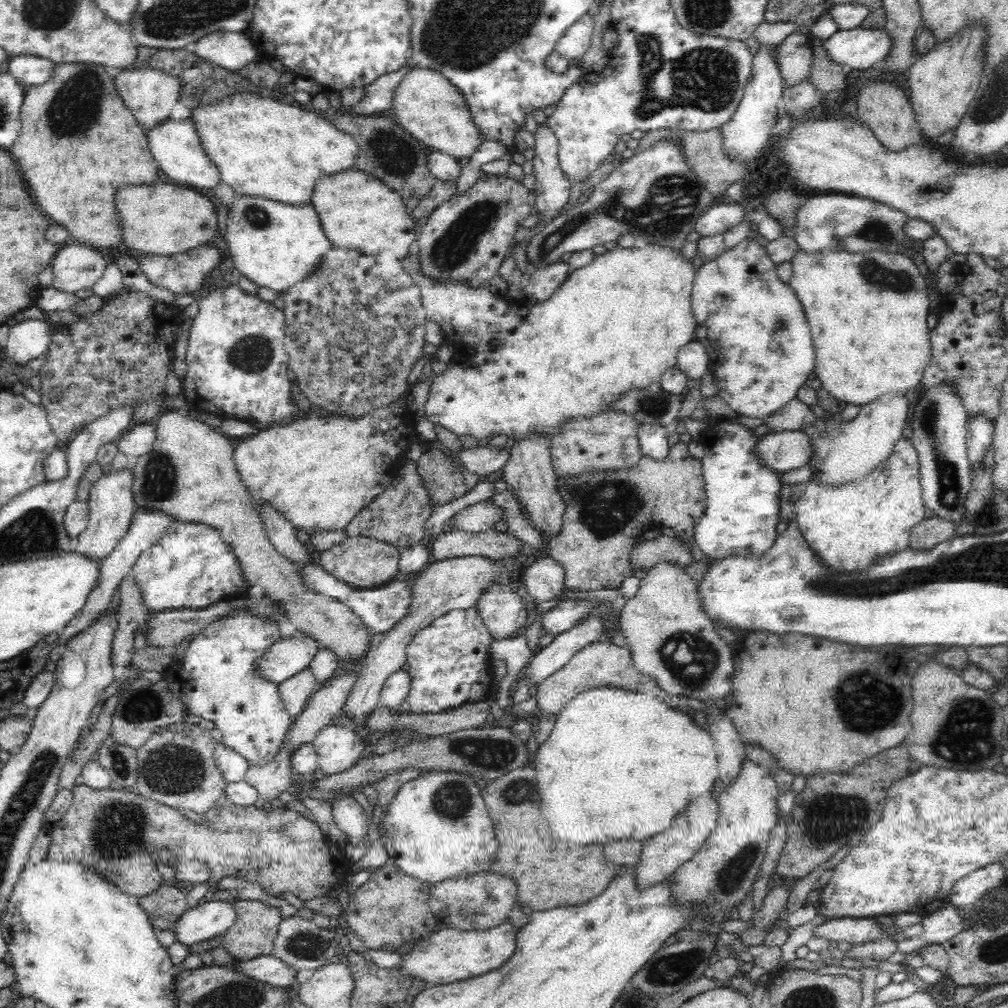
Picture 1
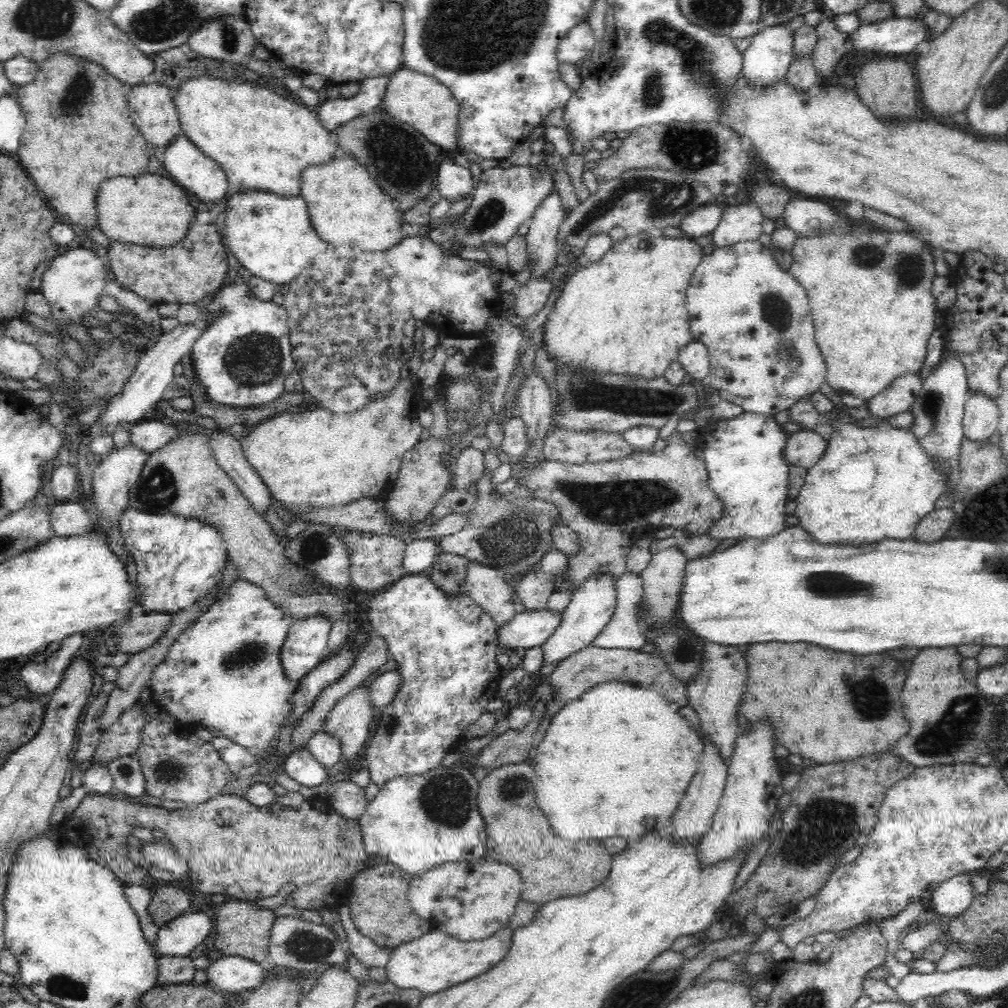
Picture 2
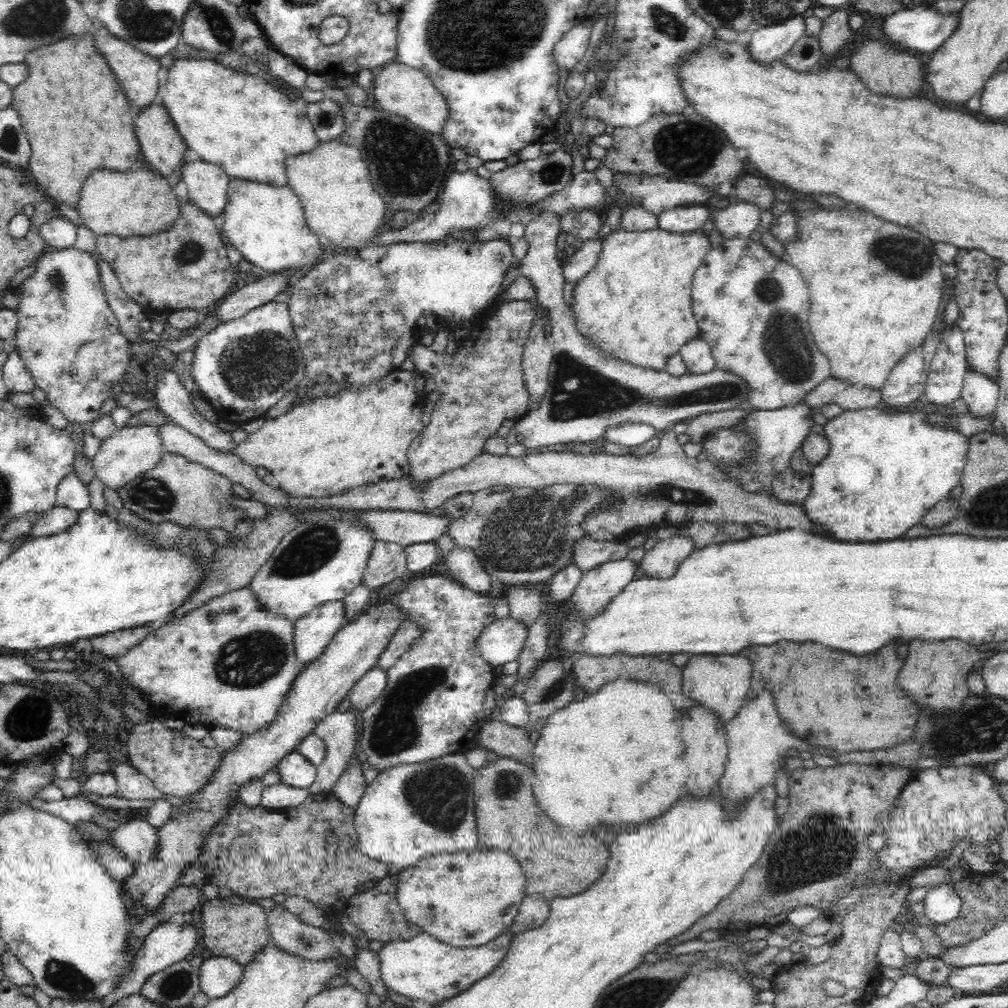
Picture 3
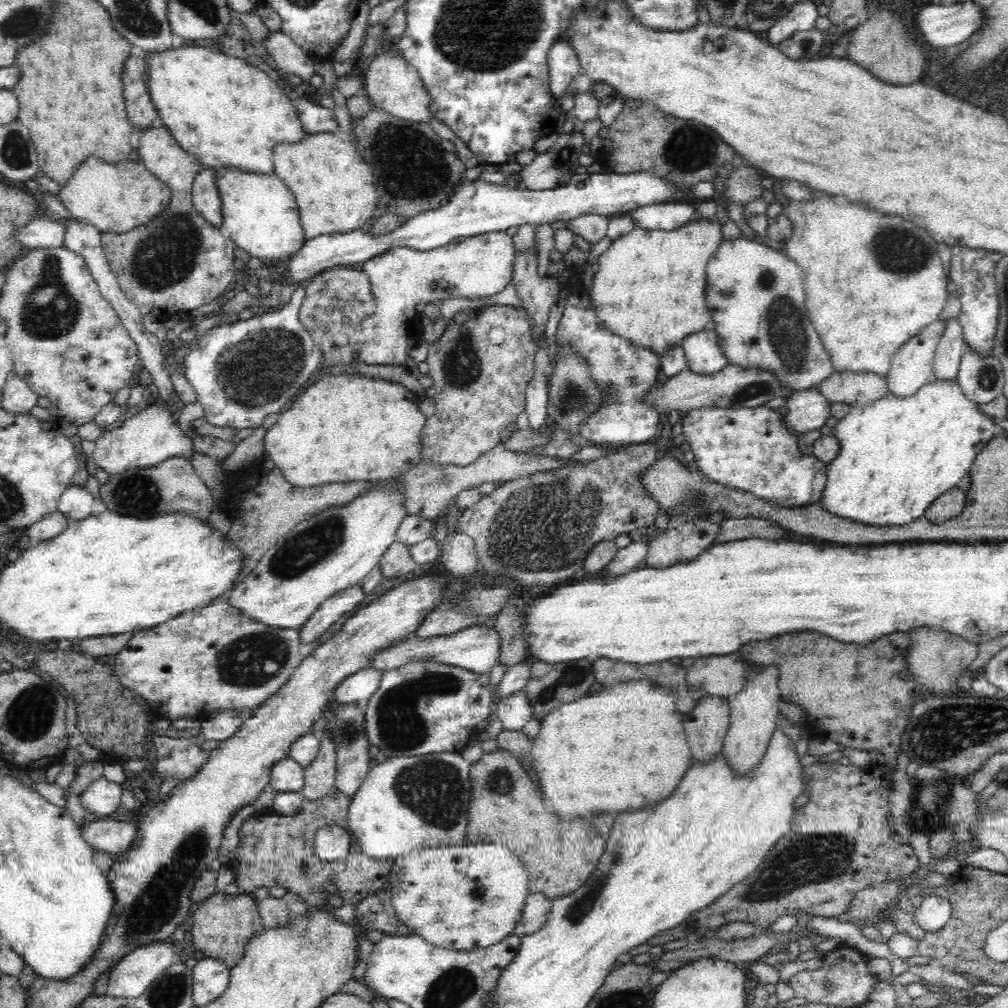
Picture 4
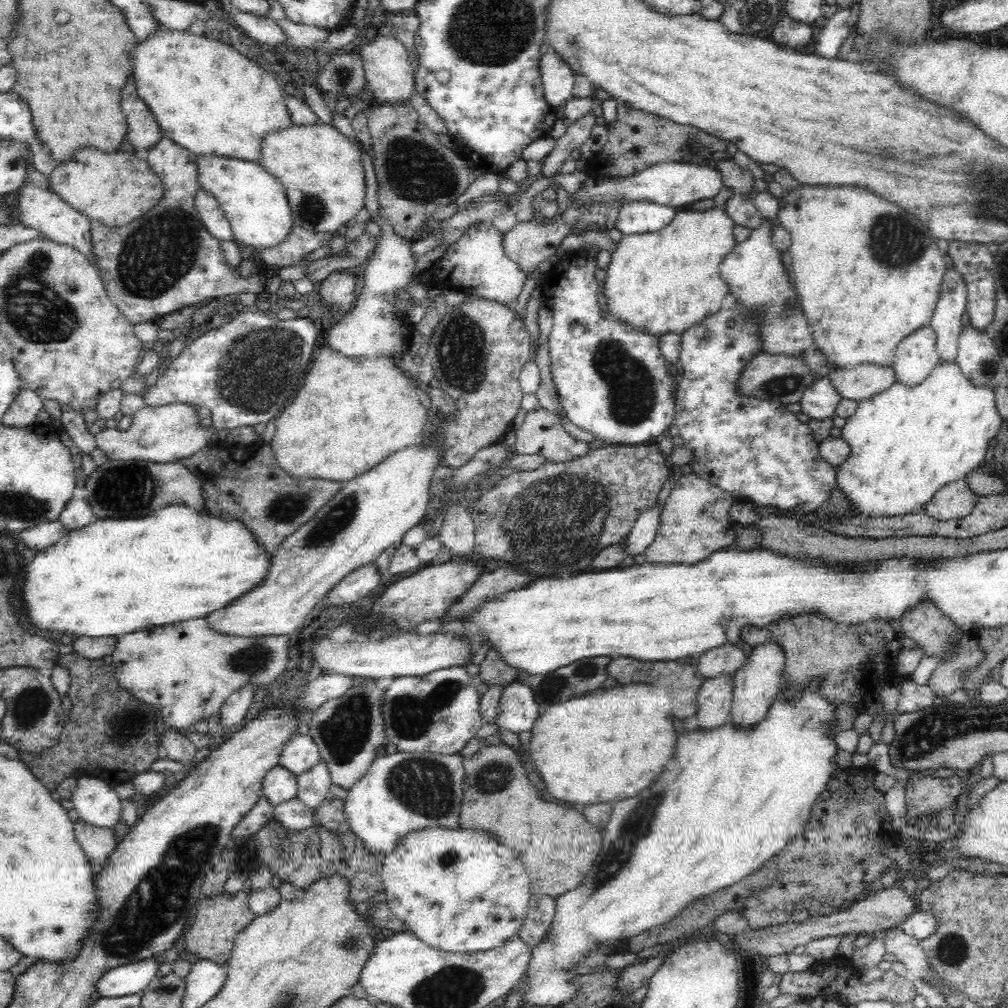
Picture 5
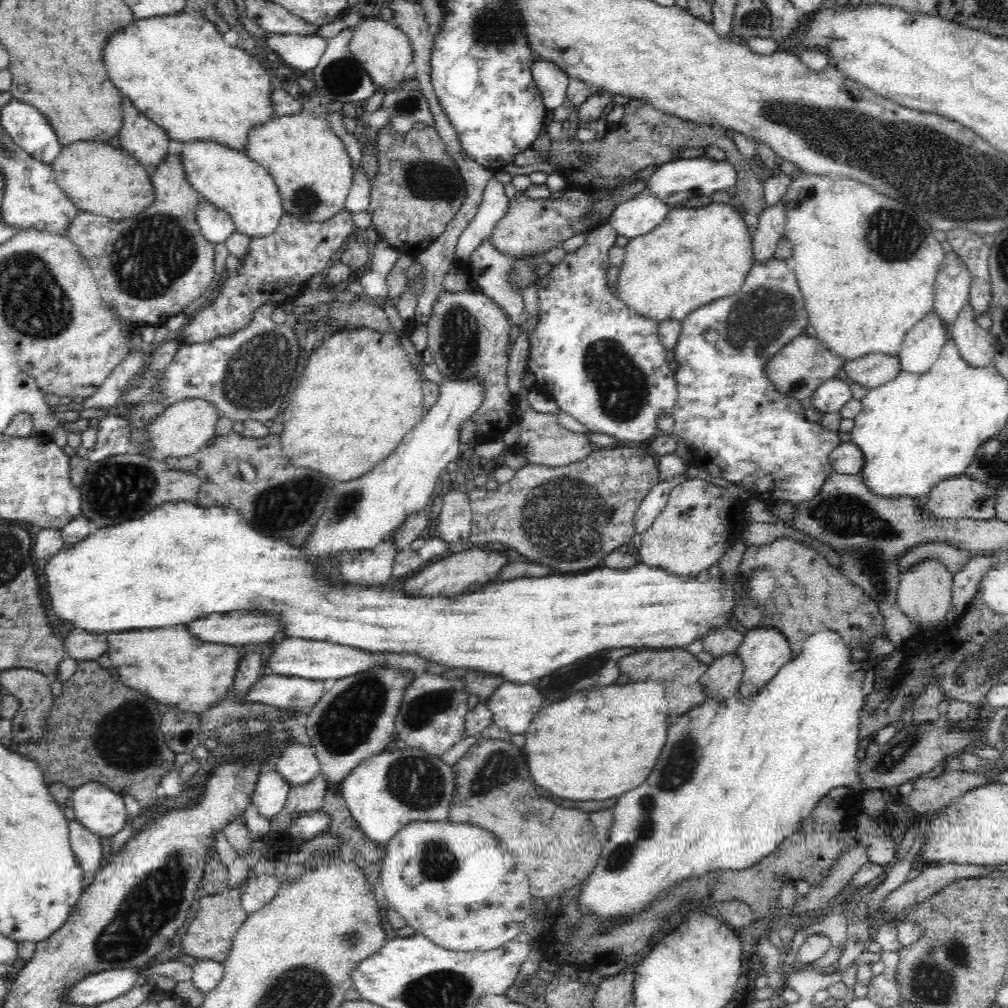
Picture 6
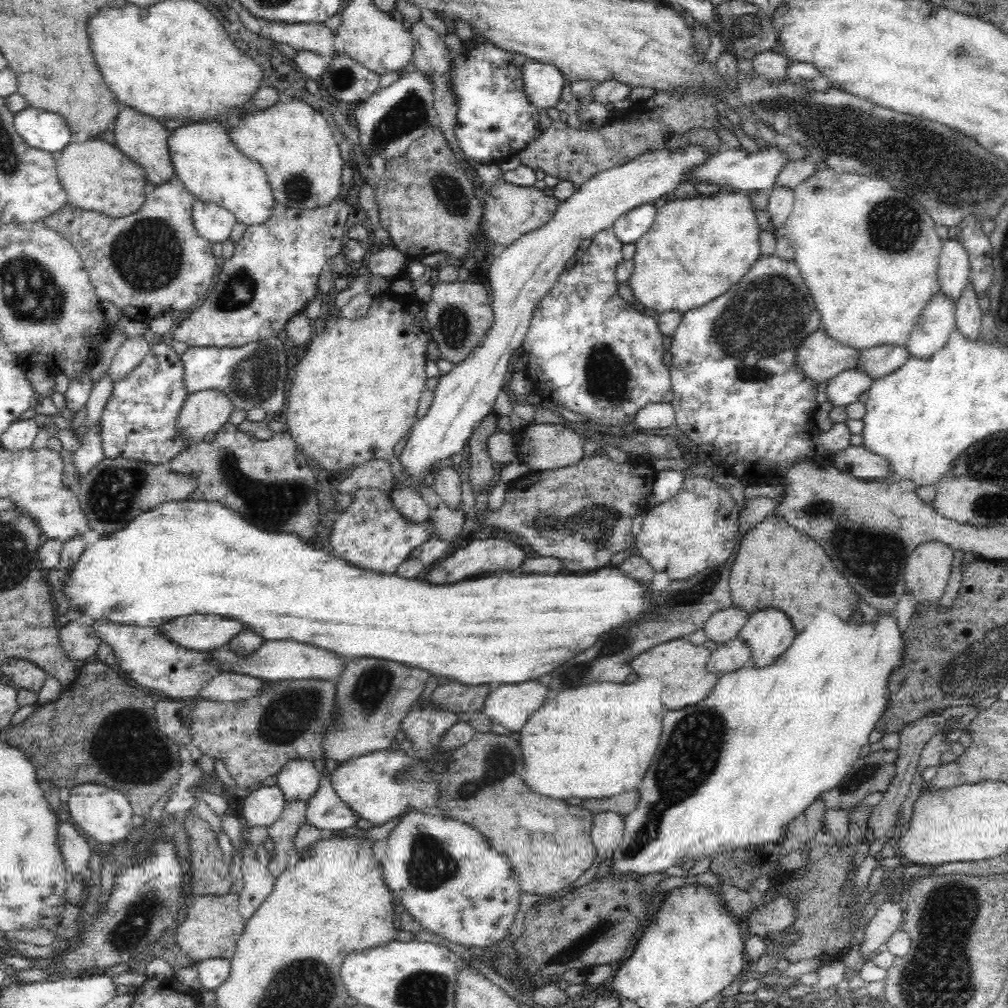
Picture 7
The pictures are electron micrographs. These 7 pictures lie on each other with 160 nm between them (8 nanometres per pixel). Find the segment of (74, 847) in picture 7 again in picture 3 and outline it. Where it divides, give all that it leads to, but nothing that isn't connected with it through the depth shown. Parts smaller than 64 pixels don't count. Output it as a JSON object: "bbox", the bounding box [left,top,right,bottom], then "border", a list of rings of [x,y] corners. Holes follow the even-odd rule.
{"bbox":[110,820,159,863],"border":[[[142,820],[122,824],[111,832],[110,843],[122,851],[128,860],[136,863],[150,863],[158,854],[159,837],[157,830]]]}

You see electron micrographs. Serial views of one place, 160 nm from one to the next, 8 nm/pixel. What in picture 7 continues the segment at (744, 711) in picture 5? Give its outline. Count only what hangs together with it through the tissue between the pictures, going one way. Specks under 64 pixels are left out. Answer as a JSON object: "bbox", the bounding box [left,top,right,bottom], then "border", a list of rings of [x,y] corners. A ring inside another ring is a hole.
{"bbox":[737,608,798,667],"border":[[[763,608],[747,618],[737,638],[750,647],[754,667],[767,667],[794,642],[798,633],[785,611]]]}

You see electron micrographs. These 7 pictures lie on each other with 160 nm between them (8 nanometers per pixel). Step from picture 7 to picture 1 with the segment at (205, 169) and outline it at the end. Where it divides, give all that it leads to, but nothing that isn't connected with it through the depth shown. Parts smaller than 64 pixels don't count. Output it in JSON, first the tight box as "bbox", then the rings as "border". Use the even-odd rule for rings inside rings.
{"bbox":[225,195,332,293],"border":[[[246,195],[236,197],[230,206],[225,240],[225,255],[242,276],[258,288],[278,293],[285,293],[296,282],[314,274],[332,246],[312,204],[290,205]]]}

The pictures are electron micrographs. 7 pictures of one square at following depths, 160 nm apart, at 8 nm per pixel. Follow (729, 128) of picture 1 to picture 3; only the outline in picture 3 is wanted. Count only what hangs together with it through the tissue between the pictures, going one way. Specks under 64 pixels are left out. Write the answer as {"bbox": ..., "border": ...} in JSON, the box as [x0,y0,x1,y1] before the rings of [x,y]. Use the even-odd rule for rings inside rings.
{"bbox":[749,16,805,64],"border":[[[800,16],[774,26],[762,26],[751,34],[749,53],[759,64],[782,61],[805,34],[805,20]]]}

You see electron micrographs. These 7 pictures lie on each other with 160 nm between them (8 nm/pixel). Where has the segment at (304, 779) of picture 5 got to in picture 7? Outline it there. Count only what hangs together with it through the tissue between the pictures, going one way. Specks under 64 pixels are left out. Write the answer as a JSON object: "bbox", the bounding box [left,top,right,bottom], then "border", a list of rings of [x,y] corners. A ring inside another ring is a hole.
{"bbox":[269,800,308,876],"border":[[[286,800],[281,816],[269,827],[269,838],[275,844],[275,851],[269,863],[272,876],[292,868],[298,859],[294,837],[299,828],[307,823],[308,801]]]}

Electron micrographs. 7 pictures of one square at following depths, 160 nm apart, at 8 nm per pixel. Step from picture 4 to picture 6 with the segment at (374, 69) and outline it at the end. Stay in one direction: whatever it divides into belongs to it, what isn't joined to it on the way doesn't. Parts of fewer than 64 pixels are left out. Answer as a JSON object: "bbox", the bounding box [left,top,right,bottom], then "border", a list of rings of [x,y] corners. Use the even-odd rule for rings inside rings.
{"bbox":[349,20,413,91],"border":[[[364,20],[353,28],[349,49],[375,86],[388,91],[406,84],[405,70],[413,62],[412,47],[409,38],[396,28],[396,24],[392,26],[388,21]]]}

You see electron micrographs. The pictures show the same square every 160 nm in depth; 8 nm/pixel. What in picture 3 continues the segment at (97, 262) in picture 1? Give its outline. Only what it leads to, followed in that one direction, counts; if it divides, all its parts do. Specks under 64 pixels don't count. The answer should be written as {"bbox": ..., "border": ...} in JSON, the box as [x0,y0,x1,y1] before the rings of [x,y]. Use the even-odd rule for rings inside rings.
{"bbox":[15,246,132,426],"border":[[[72,246],[62,250],[54,249],[50,254],[44,253],[37,261],[36,274],[20,288],[22,300],[16,310],[18,326],[15,337],[18,353],[34,378],[35,386],[46,392],[46,403],[60,410],[70,424],[76,422],[79,426],[101,417],[98,414],[100,406],[113,395],[110,384],[122,380],[122,374],[130,364],[128,348],[132,343],[118,332],[119,323],[104,298],[105,291],[93,253]]]}

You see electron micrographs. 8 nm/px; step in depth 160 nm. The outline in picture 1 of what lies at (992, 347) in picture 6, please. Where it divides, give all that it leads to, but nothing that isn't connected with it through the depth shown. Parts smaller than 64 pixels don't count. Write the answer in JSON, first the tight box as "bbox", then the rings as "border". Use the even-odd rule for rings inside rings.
{"bbox":[966,416,994,470],"border":[[[986,416],[970,417],[967,421],[966,448],[971,470],[982,462],[986,450],[993,444],[994,423]]]}

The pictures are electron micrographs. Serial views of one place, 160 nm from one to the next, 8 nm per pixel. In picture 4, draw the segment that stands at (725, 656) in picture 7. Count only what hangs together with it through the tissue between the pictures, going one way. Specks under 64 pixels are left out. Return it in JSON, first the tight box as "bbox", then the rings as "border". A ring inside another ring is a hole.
{"bbox":[684,694,729,762],"border":[[[702,694],[692,712],[684,715],[684,734],[690,742],[690,754],[698,762],[715,759],[723,751],[729,729],[729,700]]]}

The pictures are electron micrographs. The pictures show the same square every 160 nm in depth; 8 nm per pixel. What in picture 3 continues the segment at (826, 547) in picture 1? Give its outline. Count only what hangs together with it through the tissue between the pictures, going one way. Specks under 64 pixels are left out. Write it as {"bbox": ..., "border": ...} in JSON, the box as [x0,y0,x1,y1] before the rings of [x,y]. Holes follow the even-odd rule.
{"bbox":[801,408,969,541],"border":[[[876,408],[843,411],[828,420],[823,431],[829,442],[828,454],[811,468],[810,492],[801,505],[810,522],[828,532],[828,538],[834,541],[894,540],[919,525],[923,516],[959,484],[969,446],[968,437],[964,438],[954,430],[926,424],[924,414],[912,416],[902,412],[890,420],[890,414],[880,414]]]}

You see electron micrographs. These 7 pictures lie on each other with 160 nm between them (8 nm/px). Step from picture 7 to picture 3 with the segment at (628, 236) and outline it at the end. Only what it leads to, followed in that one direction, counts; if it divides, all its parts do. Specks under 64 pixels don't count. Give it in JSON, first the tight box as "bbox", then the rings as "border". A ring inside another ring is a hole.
{"bbox":[657,204,713,234],"border":[[[700,204],[674,207],[672,210],[663,210],[657,216],[657,223],[662,230],[674,234],[684,234],[690,231],[700,231],[712,214],[713,211]]]}

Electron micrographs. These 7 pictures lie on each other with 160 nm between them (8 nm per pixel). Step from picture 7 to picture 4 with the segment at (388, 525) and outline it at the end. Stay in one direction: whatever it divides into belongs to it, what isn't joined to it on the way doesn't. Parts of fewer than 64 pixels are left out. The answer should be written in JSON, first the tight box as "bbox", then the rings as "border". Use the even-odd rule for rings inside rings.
{"bbox":[299,585,364,651],"border":[[[360,585],[351,586],[346,590],[341,590],[327,598],[315,611],[310,618],[307,618],[304,625],[299,628],[299,637],[305,651],[316,640],[334,624],[342,618],[343,614],[354,610],[364,598]]]}

